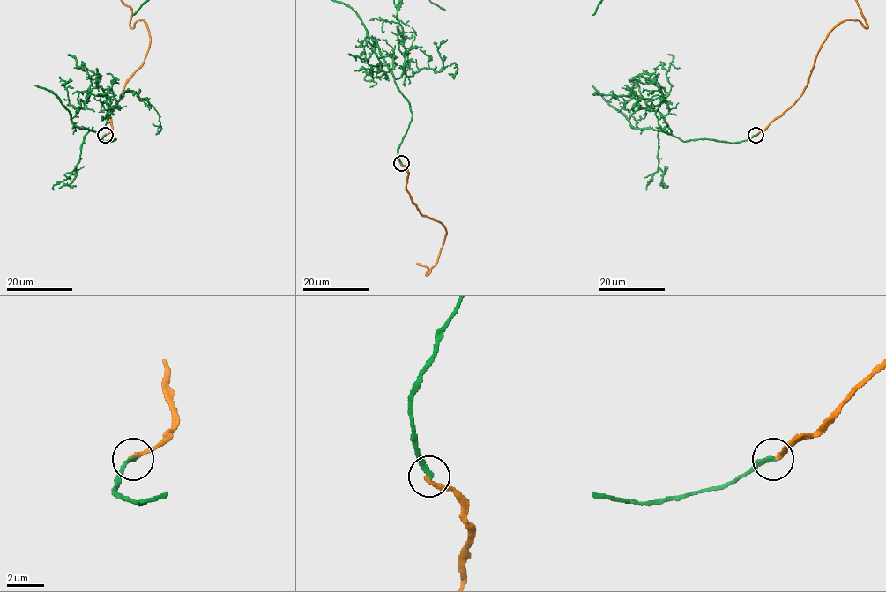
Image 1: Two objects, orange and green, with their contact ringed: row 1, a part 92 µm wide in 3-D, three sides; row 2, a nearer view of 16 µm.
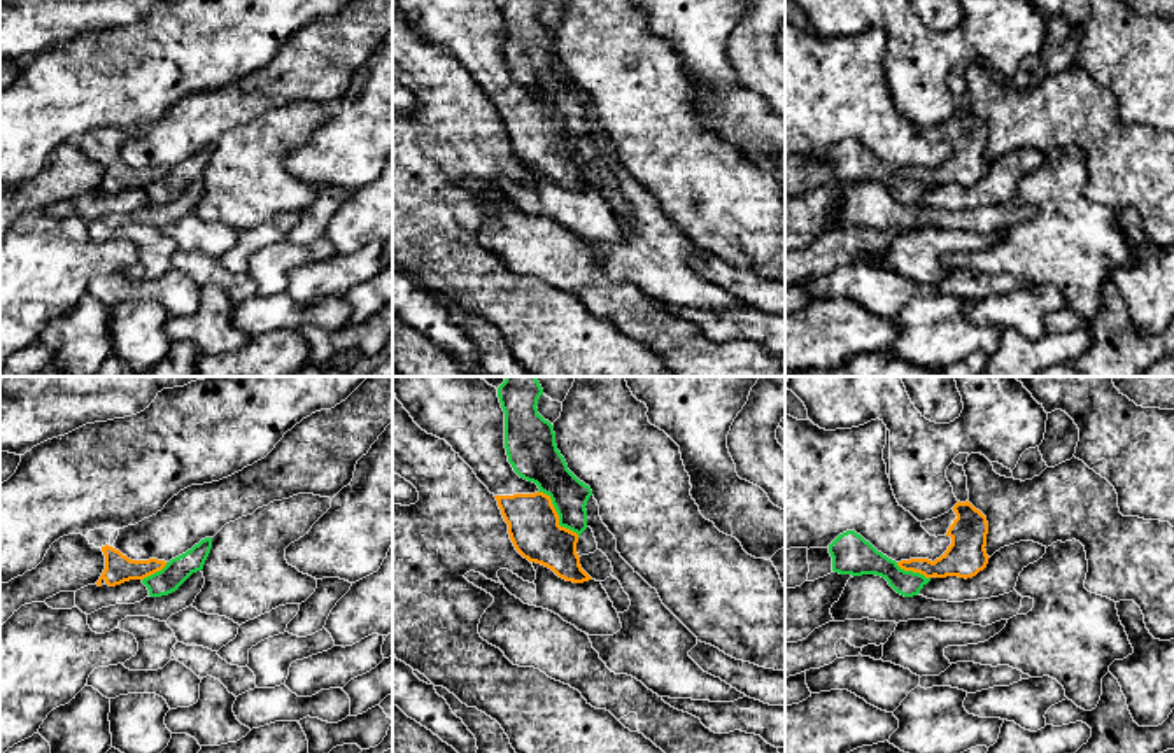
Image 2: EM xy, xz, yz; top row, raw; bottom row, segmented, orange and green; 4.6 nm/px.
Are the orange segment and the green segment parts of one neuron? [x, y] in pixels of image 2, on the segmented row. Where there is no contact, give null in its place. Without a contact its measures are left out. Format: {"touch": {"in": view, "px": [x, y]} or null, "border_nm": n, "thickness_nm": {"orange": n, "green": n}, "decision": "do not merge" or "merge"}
{"touch": {"in": "xz", "px": [558, 515]}, "border_nm": 280, "thickness_nm": {"orange": 240, "green": 190}, "decision": "do not merge"}

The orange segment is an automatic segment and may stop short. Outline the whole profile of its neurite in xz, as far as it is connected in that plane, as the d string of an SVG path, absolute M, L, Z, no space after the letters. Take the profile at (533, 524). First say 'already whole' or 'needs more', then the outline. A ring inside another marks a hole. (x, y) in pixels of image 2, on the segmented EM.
needs more; M393 376L393 392L414 422L445 440L496 497L524 559L566 581L592 580L580 566L578 534L559 525L550 496L520 478L508 462L496 387L480 376Z

